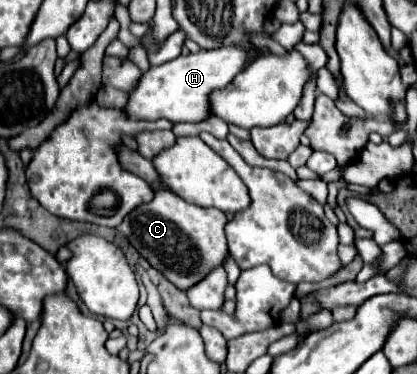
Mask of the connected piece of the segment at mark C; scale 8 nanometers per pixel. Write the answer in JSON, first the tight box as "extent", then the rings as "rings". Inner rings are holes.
{"extent":[117,187,229,291],"rings":[[[161,187],[155,191],[153,201],[133,209],[117,231],[123,233],[129,243],[177,289],[187,291],[203,281],[215,267],[221,267],[229,257],[225,223],[225,213],[217,209],[201,209],[175,195],[171,189]]]}

